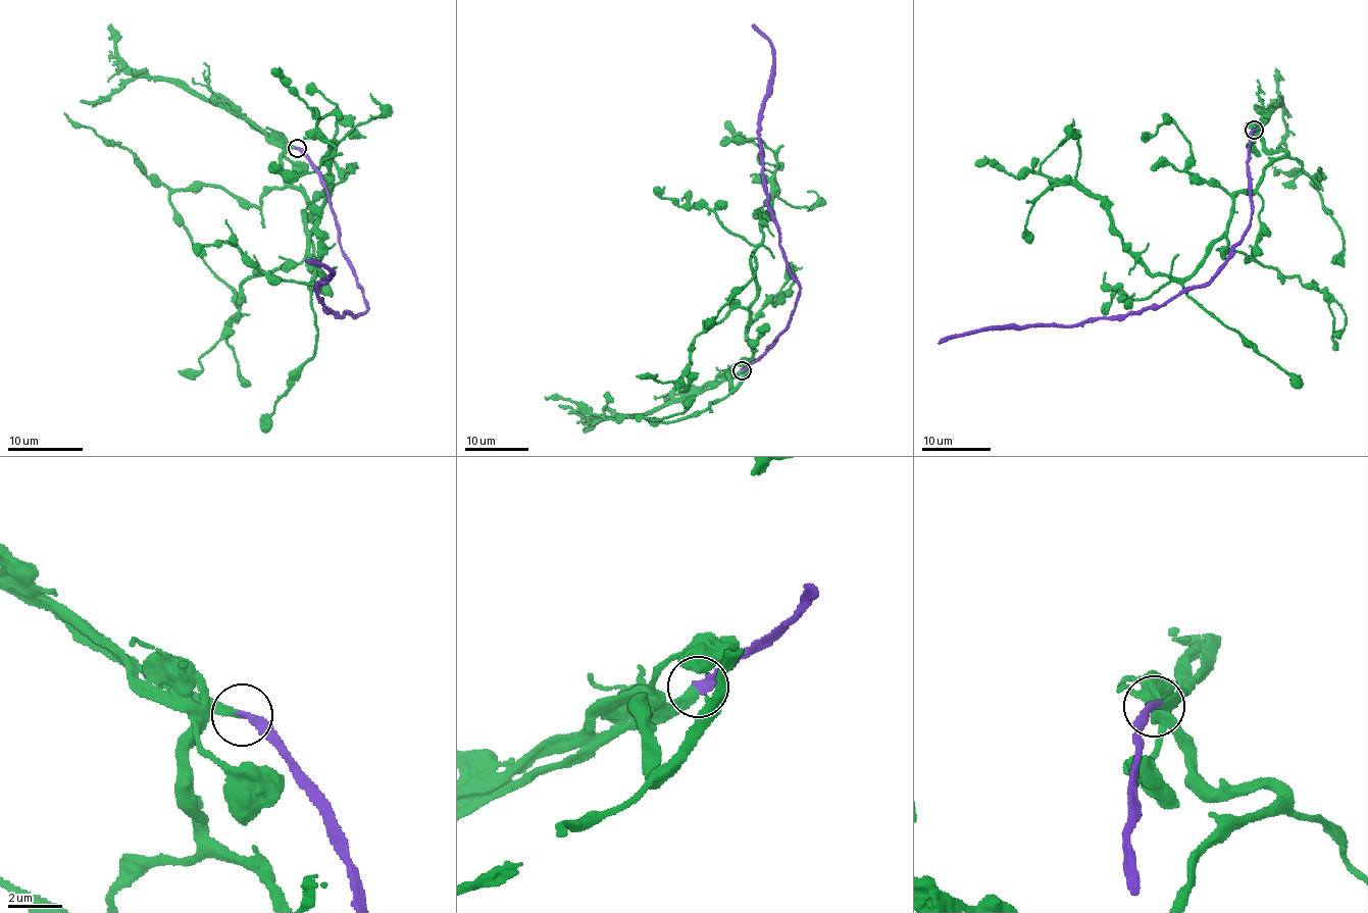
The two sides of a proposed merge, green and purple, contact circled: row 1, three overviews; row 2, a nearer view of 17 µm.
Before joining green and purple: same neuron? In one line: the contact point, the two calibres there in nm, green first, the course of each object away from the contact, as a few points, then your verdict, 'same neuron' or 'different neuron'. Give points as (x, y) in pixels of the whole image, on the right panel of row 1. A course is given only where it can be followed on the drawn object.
(1254, 130) | 280/320 nm | green via (1255, 130), (1285, 155), (1235, 195), (1226, 235), (1178, 280), (1153, 275), (1100, 198), (975, 163) | purple via (1255, 130), (1247, 161), (1250, 224), (1205, 285), (1115, 318), (964, 333), (939, 342) | same neuron

